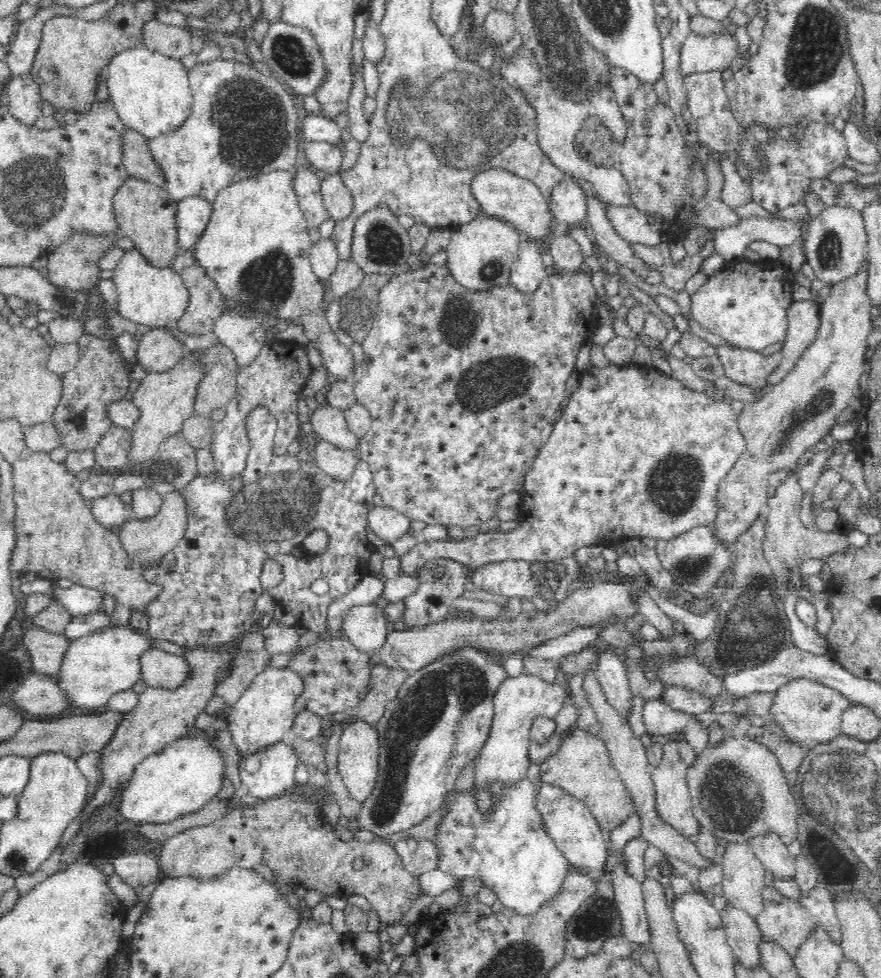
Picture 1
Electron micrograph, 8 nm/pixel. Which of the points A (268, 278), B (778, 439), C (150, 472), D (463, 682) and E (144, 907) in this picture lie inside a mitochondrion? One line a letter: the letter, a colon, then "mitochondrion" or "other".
A: mitochondrion
B: mitochondrion
C: other
D: mitochondrion
E: other

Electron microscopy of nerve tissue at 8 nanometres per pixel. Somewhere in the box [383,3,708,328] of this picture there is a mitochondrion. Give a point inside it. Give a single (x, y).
(465, 143)

